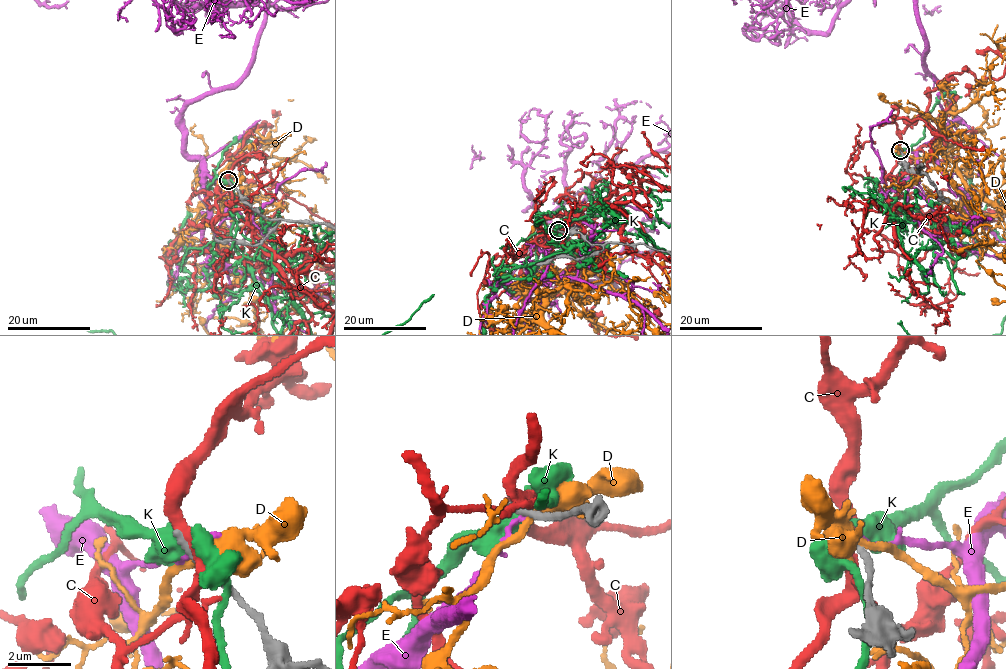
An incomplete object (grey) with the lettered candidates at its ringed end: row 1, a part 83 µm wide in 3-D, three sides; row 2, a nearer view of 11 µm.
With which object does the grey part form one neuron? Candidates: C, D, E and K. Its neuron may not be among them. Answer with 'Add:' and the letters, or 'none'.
Add: none

